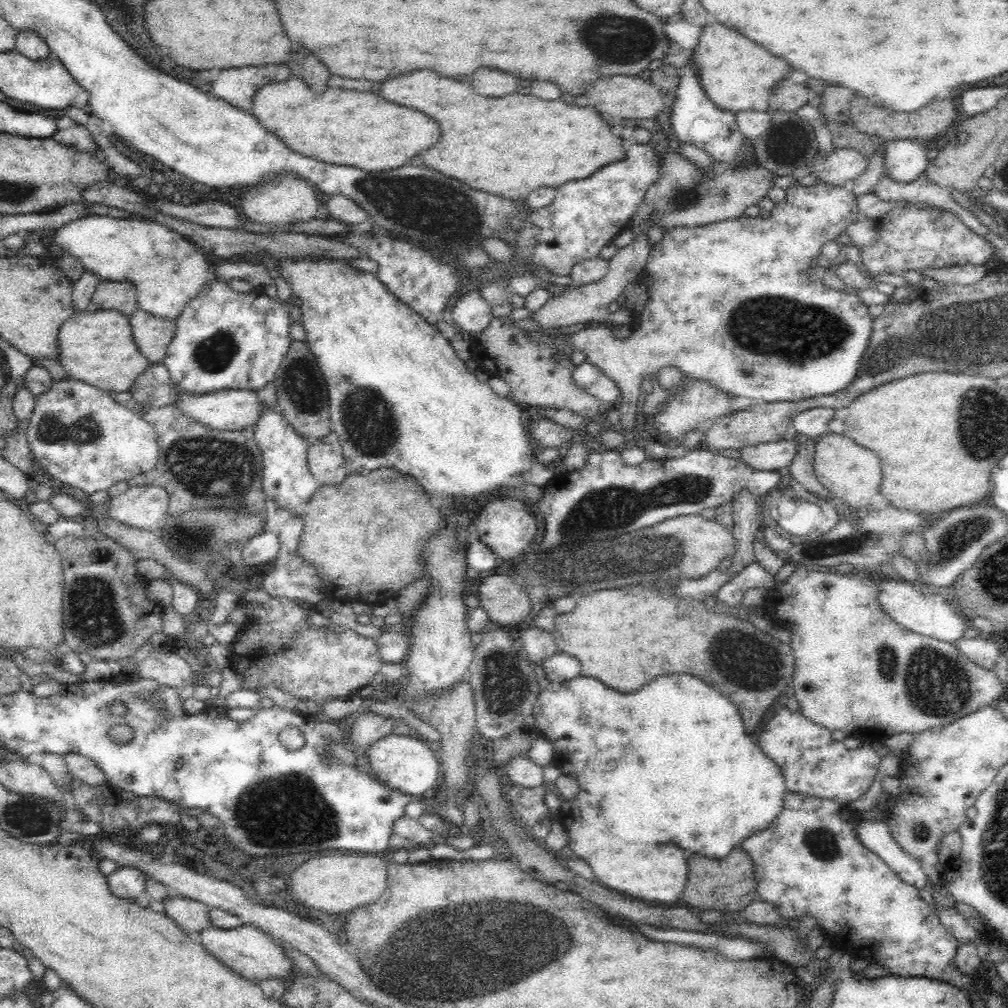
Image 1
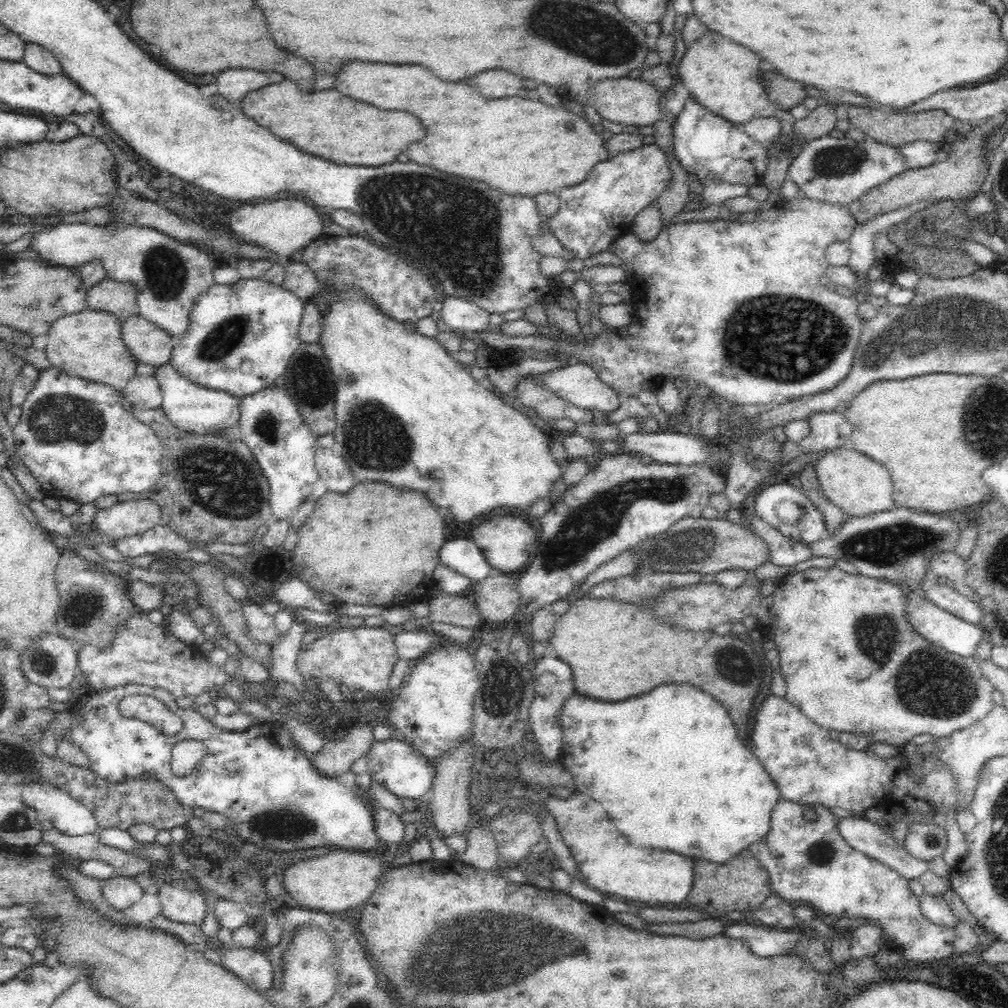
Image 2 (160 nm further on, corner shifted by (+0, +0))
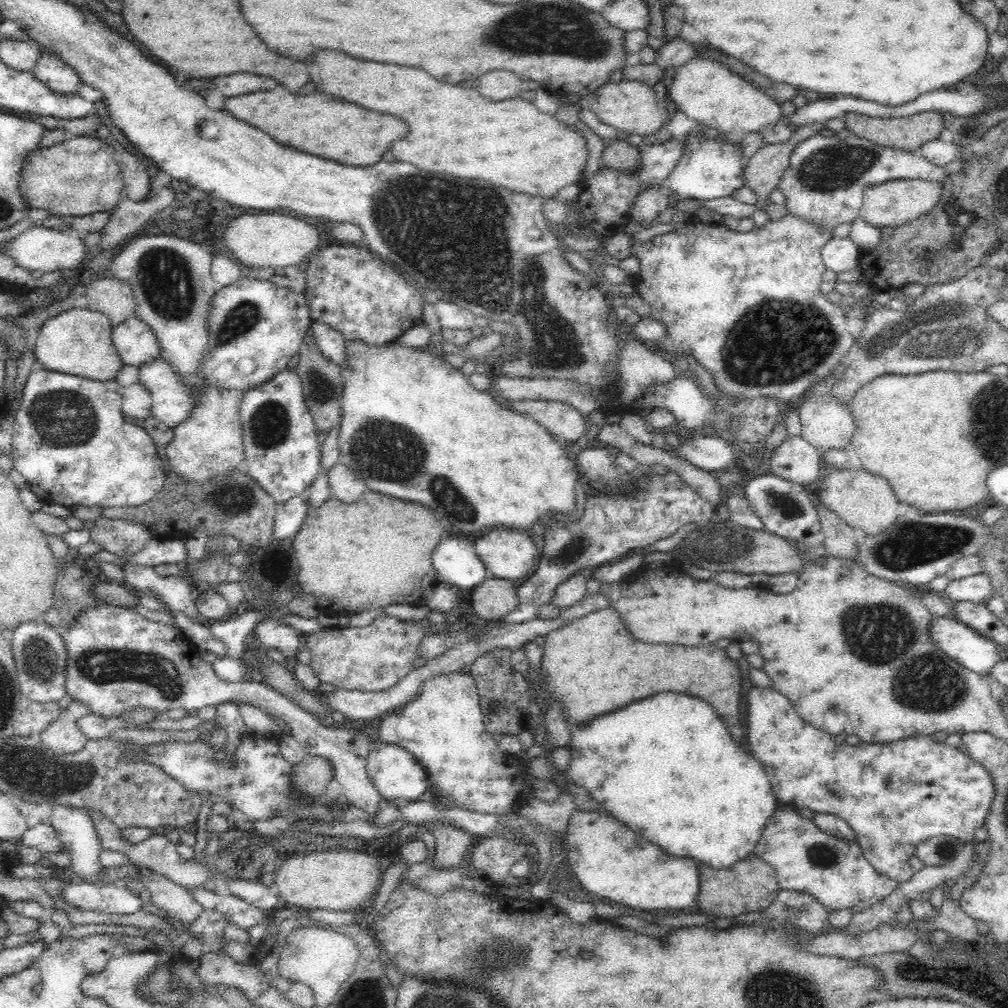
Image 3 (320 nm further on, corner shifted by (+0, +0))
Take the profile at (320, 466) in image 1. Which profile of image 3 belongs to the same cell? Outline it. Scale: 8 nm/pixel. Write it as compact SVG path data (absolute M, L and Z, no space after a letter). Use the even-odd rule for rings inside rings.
M339 461L328 472L328 483L331 496L345 503L356 502L368 490L365 481Z

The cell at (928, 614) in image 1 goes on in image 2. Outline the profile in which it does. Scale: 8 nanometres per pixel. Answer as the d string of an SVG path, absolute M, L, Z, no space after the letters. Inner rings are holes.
M908 590L907 596L907 619L909 623L919 632L926 640L938 646L938 649L961 656L972 657L980 642L987 639L987 633L980 625L970 624L952 613L945 611L943 608L936 606L931 600L918 597L913 590Z

